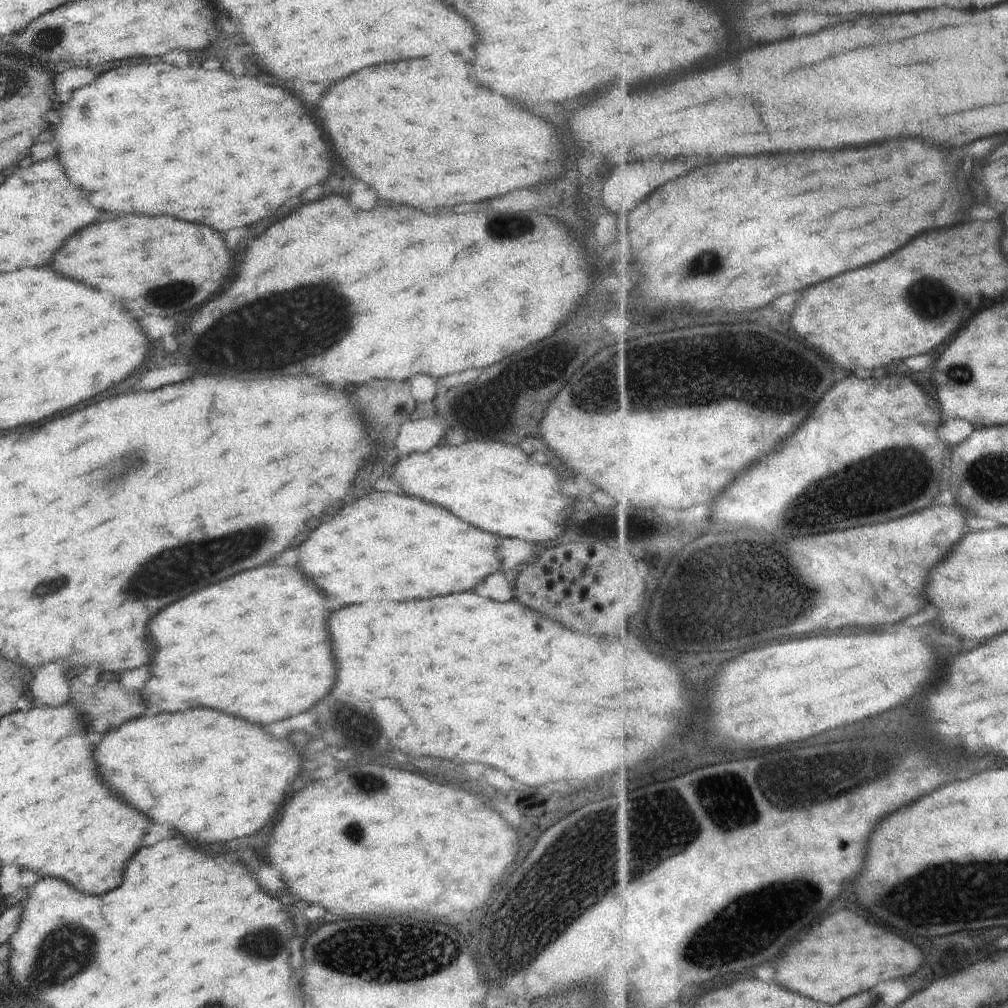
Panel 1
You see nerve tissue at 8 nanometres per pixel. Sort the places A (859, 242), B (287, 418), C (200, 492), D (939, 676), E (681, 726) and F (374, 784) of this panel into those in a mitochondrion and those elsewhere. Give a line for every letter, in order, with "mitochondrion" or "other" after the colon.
A: other
B: other
C: other
D: other
E: other
F: mitochondrion

